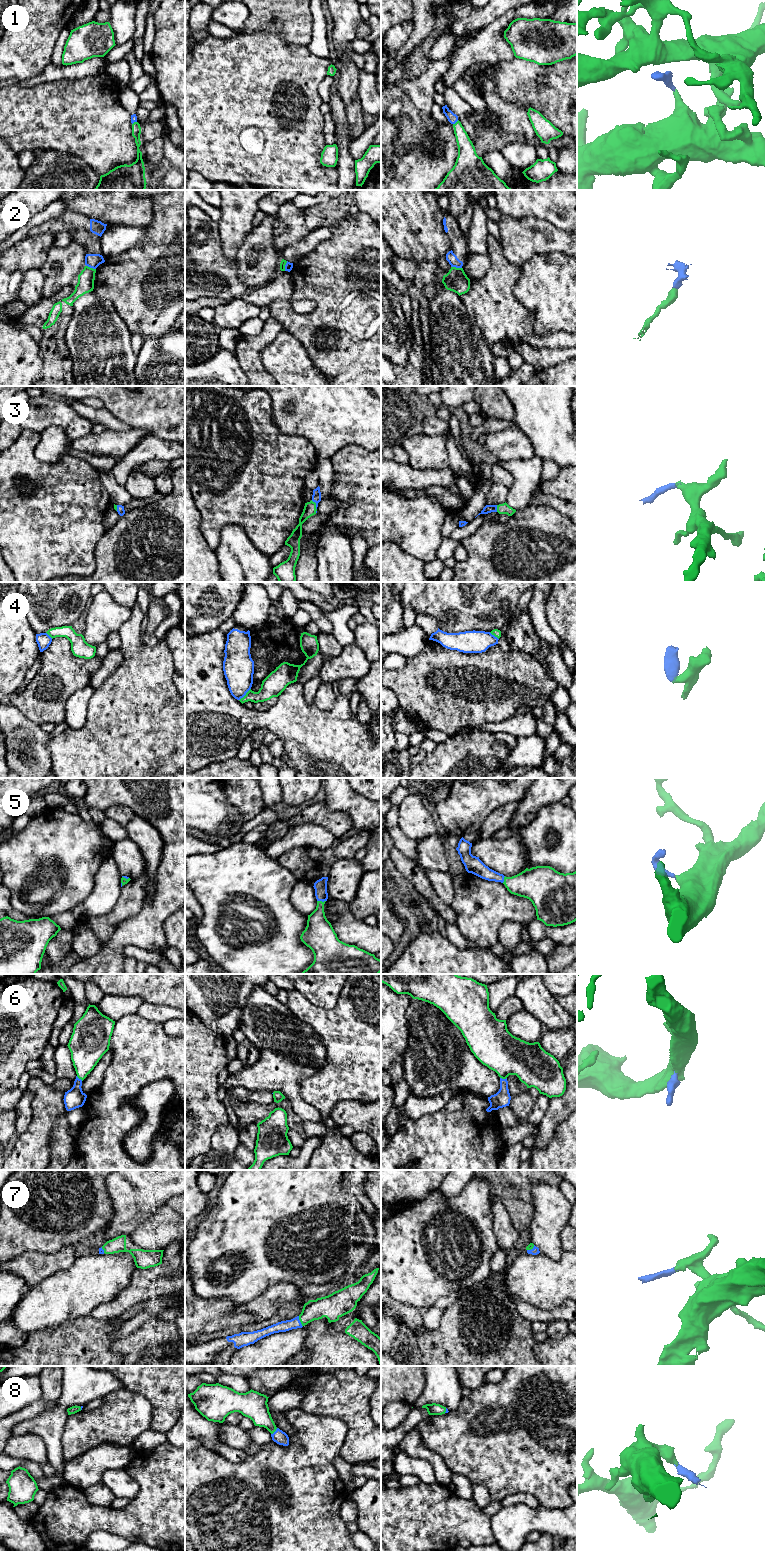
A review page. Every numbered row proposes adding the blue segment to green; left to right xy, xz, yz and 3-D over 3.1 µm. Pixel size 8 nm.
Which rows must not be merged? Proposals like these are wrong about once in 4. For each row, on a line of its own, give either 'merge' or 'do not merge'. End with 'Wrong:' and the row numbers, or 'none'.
1: merge
2: do not merge
3: merge
4: do not merge
5: merge
6: merge
7: merge
8: merge
Wrong: 2, 4

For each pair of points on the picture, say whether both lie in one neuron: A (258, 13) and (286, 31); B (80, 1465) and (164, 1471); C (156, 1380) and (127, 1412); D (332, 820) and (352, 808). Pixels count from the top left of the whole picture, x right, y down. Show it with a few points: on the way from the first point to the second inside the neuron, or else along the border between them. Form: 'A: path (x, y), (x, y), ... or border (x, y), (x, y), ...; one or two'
A: path (267, 13), (275, 13), (284, 22); one
B: border (137, 1452), (123, 1468); two
C: border (123, 1388), (141, 1394), (150, 1403), (152, 1416); two
D: border (324, 802), (331, 810), (344, 811), (352, 827); two

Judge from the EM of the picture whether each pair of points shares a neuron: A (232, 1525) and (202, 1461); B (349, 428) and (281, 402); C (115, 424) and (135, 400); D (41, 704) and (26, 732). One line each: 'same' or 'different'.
A: same
B: same
C: different
D: different

